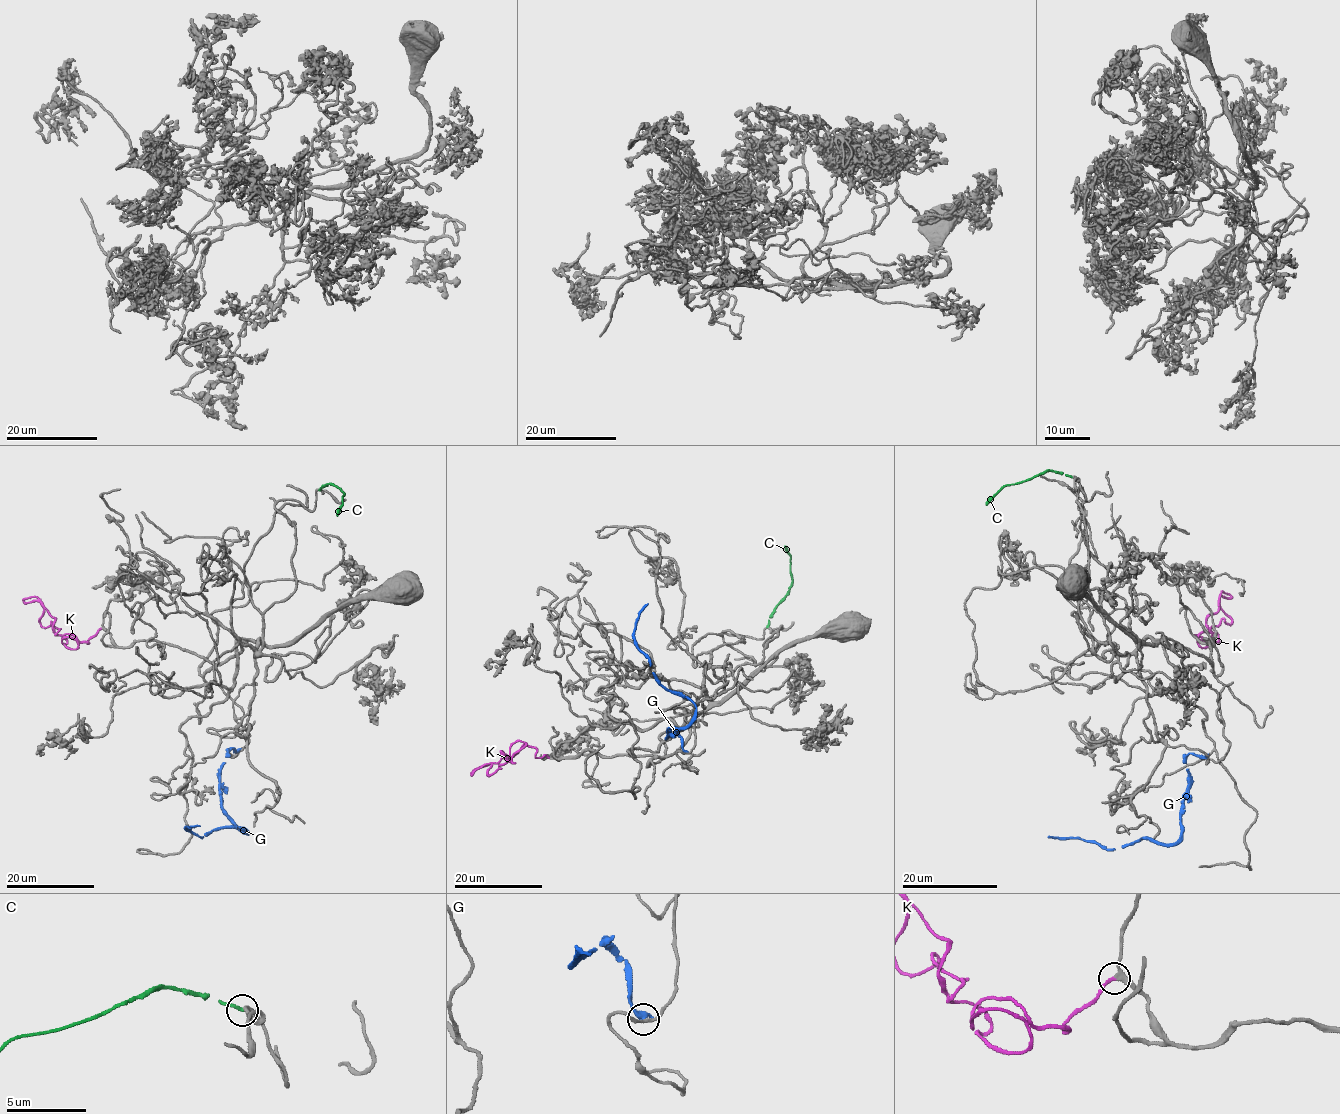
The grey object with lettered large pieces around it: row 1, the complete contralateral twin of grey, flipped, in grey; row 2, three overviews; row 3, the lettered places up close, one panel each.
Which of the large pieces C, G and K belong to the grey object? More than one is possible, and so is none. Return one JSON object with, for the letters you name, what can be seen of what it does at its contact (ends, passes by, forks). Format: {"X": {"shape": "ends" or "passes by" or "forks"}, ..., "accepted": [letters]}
{"K": {"shape": "ends"}, "accepted": ["K"]}

